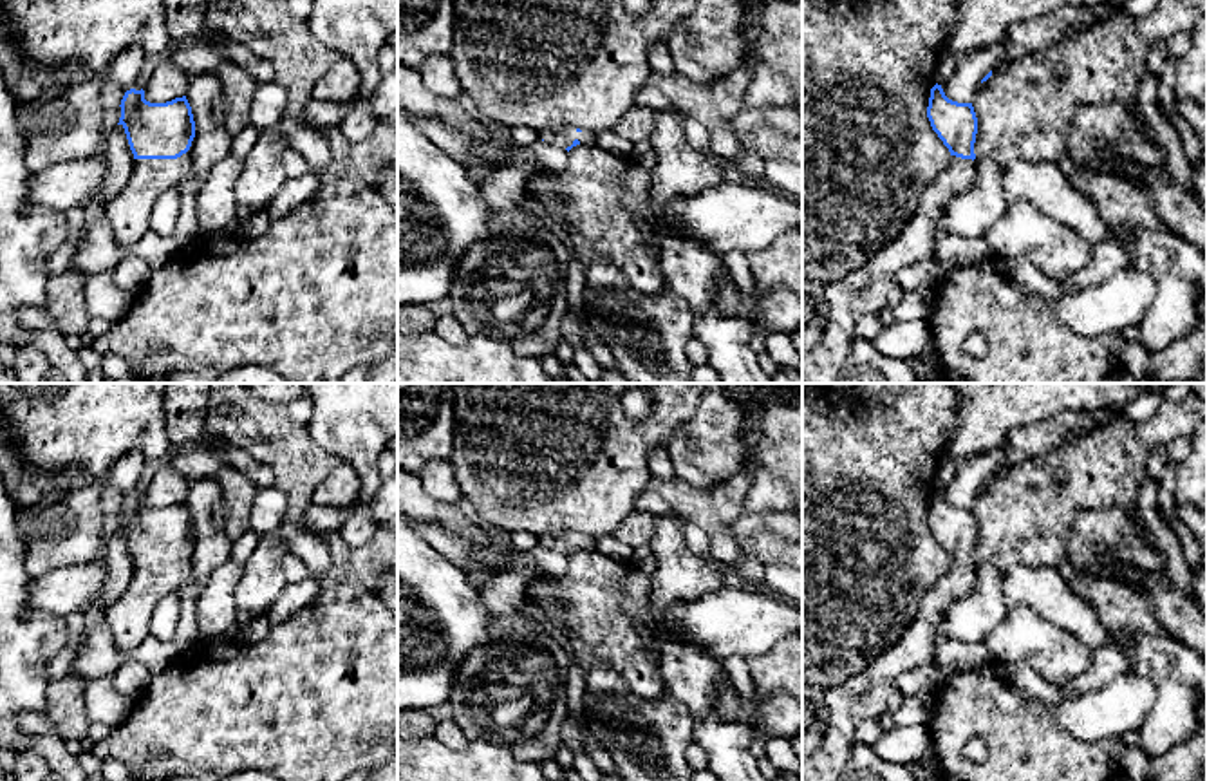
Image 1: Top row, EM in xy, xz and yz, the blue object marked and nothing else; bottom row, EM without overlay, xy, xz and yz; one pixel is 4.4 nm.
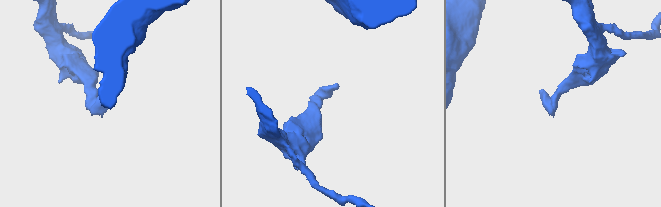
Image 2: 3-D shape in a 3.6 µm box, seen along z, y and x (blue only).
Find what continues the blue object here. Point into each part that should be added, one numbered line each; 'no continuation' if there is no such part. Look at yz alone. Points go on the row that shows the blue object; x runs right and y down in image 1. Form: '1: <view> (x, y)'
1: yz (916, 243)

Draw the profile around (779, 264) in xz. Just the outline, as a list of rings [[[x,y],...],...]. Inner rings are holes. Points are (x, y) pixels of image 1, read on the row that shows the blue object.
[[[802,230],[781,233],[763,251],[744,253],[755,286],[786,287],[802,298]]]

